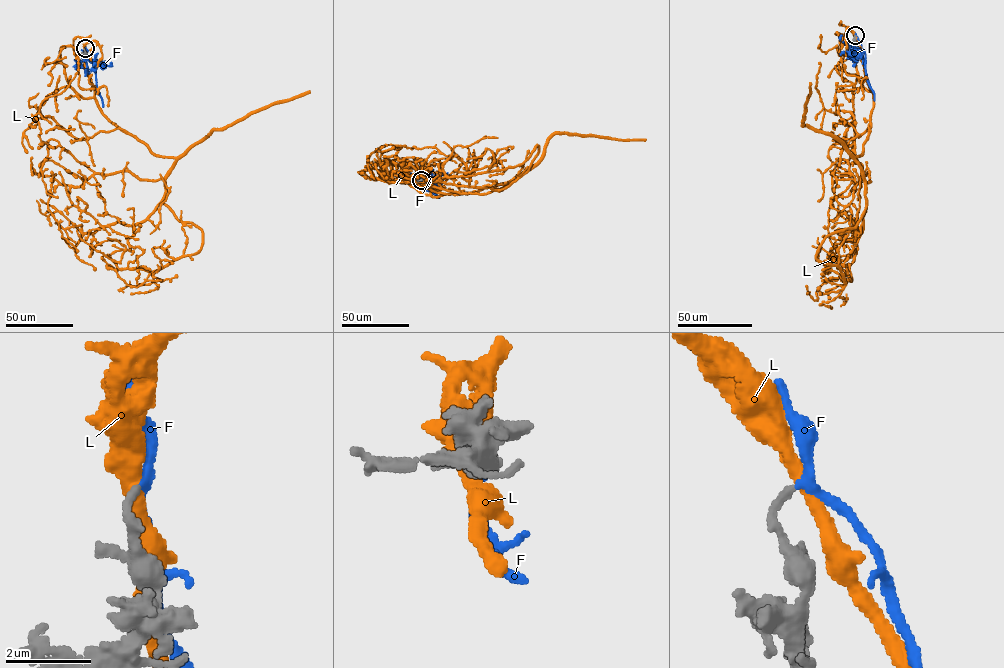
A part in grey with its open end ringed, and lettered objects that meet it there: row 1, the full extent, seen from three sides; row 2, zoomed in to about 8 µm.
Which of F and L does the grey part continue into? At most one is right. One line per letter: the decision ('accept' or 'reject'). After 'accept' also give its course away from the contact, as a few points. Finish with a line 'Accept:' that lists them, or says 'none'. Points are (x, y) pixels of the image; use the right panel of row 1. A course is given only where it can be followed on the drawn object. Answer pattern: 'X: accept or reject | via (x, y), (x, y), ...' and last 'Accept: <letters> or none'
F: accept | via (855, 36), (861, 46), (870, 87), (863, 52), (856, 59), (845, 53), (840, 54)
L: reject
Accept: F

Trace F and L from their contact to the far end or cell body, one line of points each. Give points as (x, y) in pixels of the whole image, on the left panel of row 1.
F: (85, 48), (90, 82), (99, 94), (95, 72), (99, 63), (92, 70), (95, 70), (93, 65)
L: (84, 48), (99, 110), (175, 159), (163, 202), (202, 231), (151, 271), (107, 266), (161, 280)

